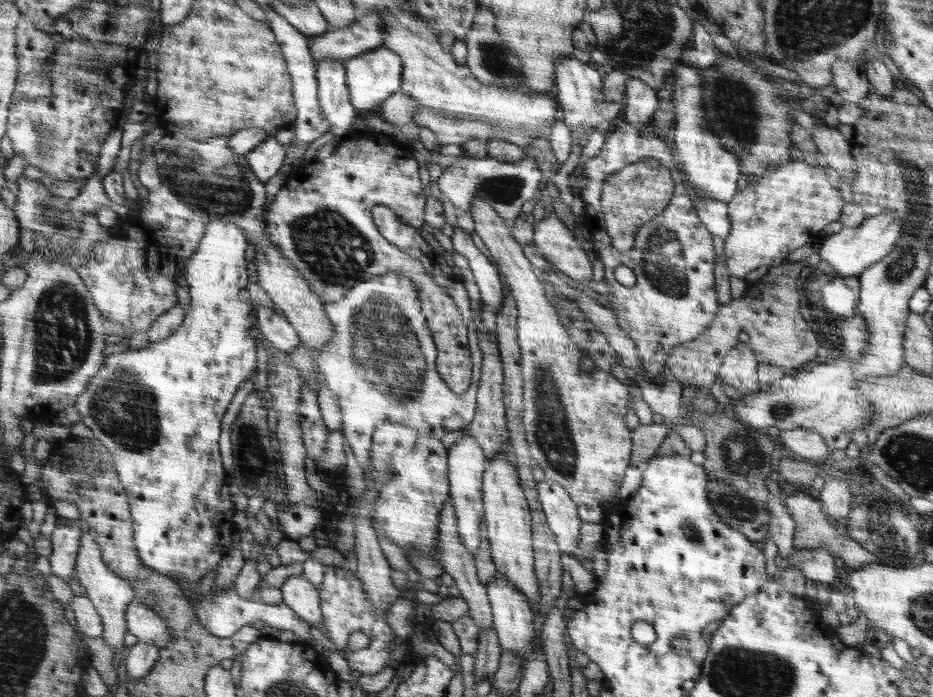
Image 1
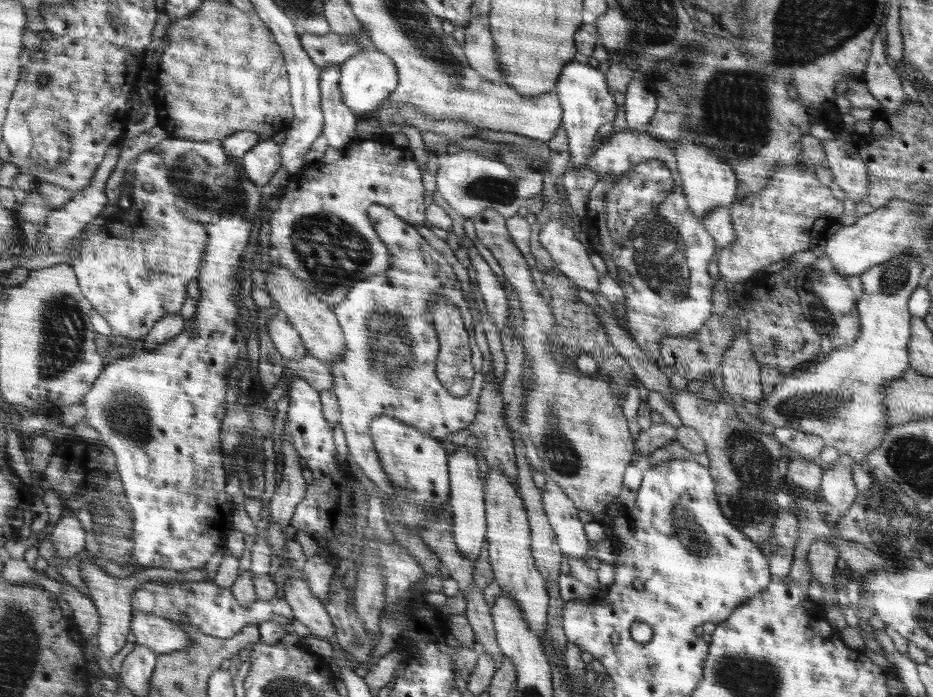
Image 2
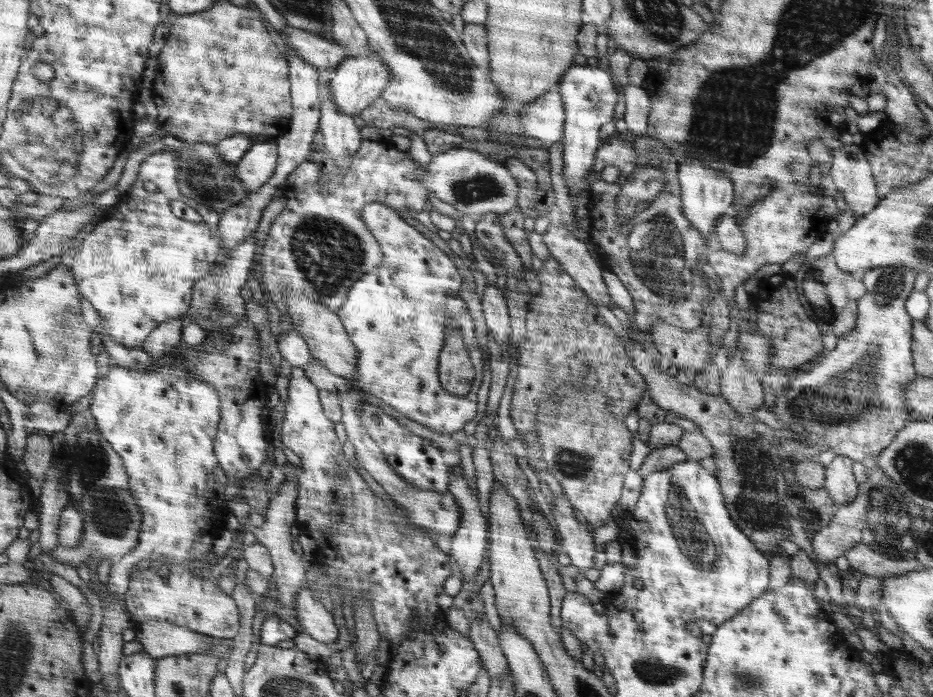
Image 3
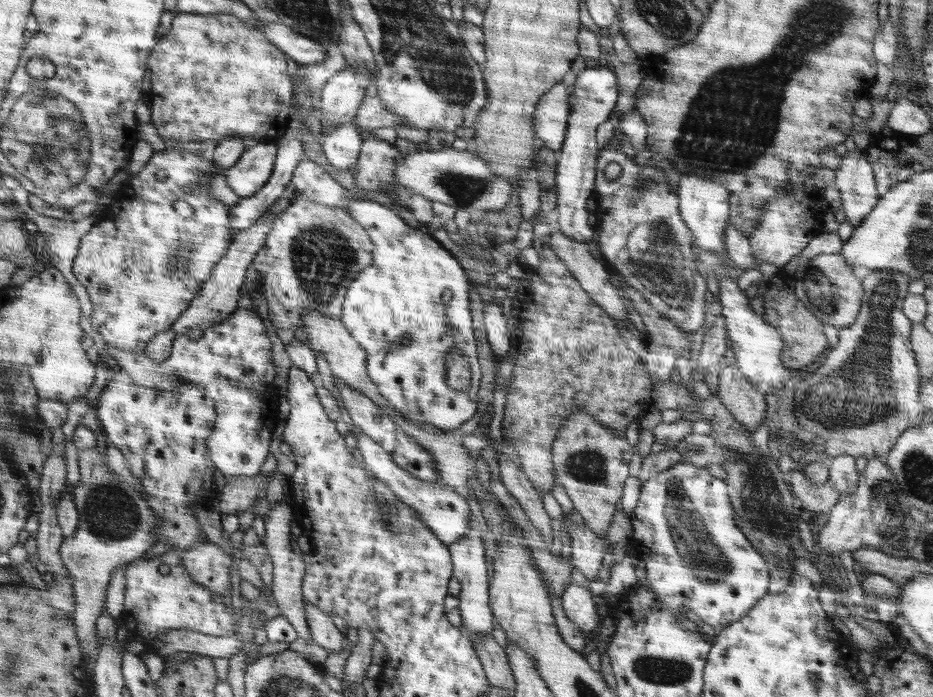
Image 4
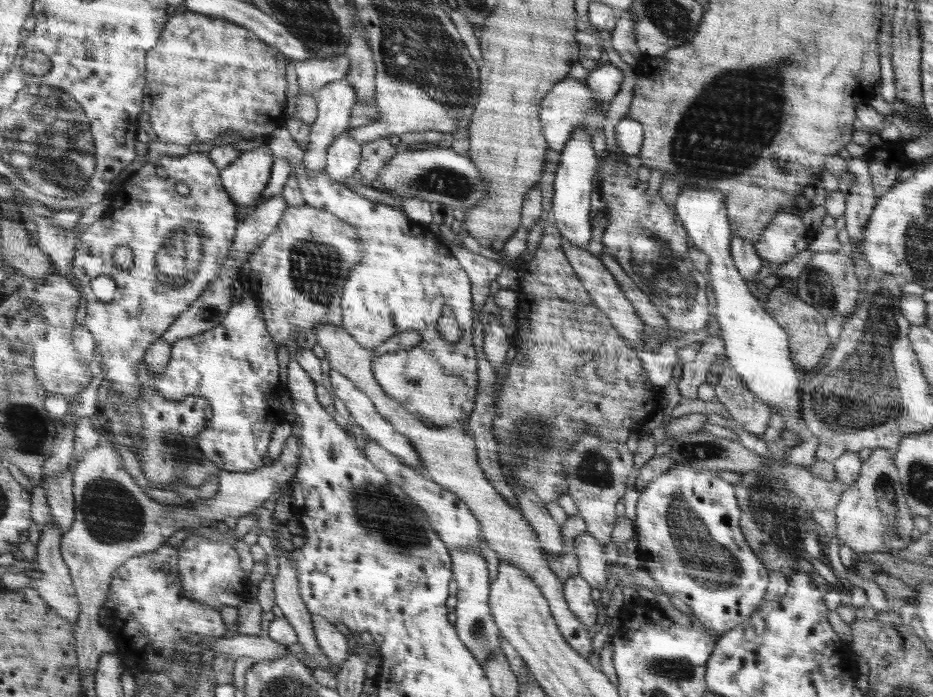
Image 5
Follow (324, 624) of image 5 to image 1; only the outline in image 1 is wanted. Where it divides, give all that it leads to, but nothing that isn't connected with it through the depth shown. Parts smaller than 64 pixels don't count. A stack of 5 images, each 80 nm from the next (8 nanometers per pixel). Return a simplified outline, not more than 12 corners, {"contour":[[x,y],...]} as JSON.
{"contour":[[304,575],[280,591],[284,605],[312,627],[325,624],[322,600]]}

